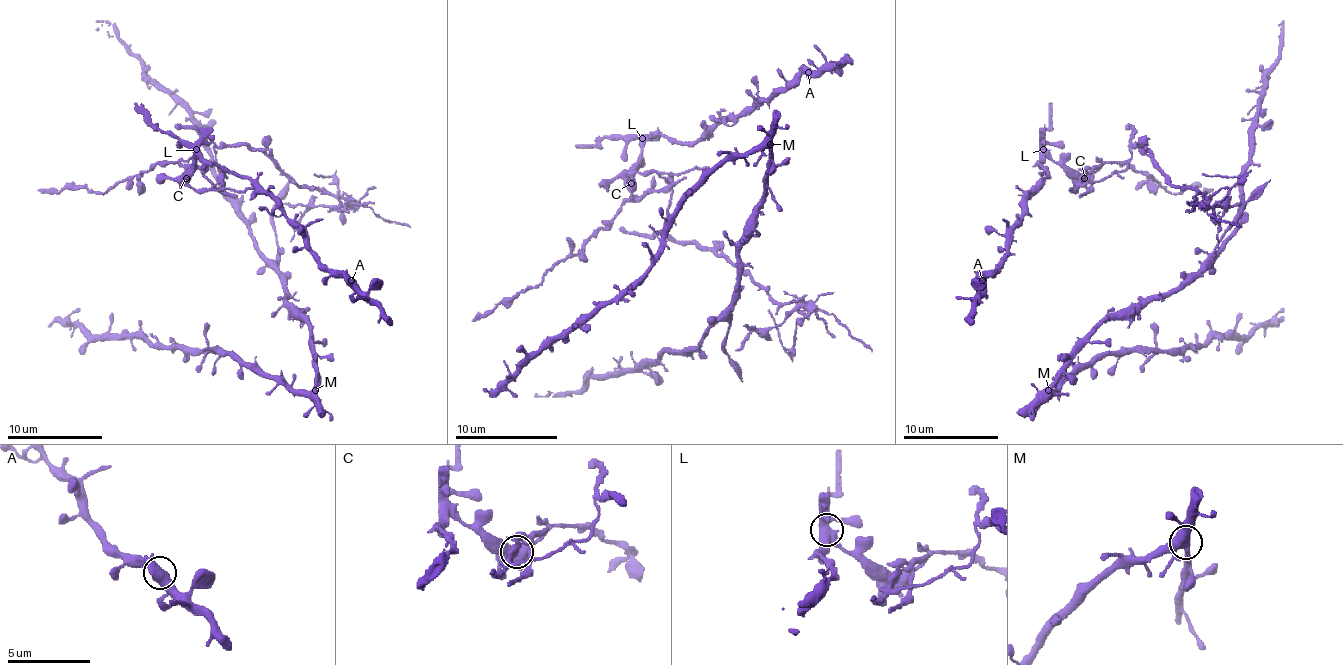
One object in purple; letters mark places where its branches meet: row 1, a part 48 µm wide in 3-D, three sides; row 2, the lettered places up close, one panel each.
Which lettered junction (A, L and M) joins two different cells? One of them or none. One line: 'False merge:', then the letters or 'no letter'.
False merge: L

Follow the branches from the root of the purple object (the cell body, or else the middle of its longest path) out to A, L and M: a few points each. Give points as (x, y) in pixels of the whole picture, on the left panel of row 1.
A: (284, 204), (339, 199), (243, 144), (217, 151), (224, 182), (184, 180), (198, 158), (248, 175), (351, 280)
L: (284, 204), (339, 199), (298, 187), (243, 144), (217, 151), (224, 182), (193, 189), (184, 180), (195, 149)
M: (284, 204), (277, 204), (272, 216), (277, 268), (284, 280), (284, 297), (310, 323), (315, 390)

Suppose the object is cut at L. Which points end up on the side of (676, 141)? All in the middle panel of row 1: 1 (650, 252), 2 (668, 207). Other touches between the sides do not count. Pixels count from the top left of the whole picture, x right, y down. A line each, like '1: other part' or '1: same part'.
1: same part
2: other part

